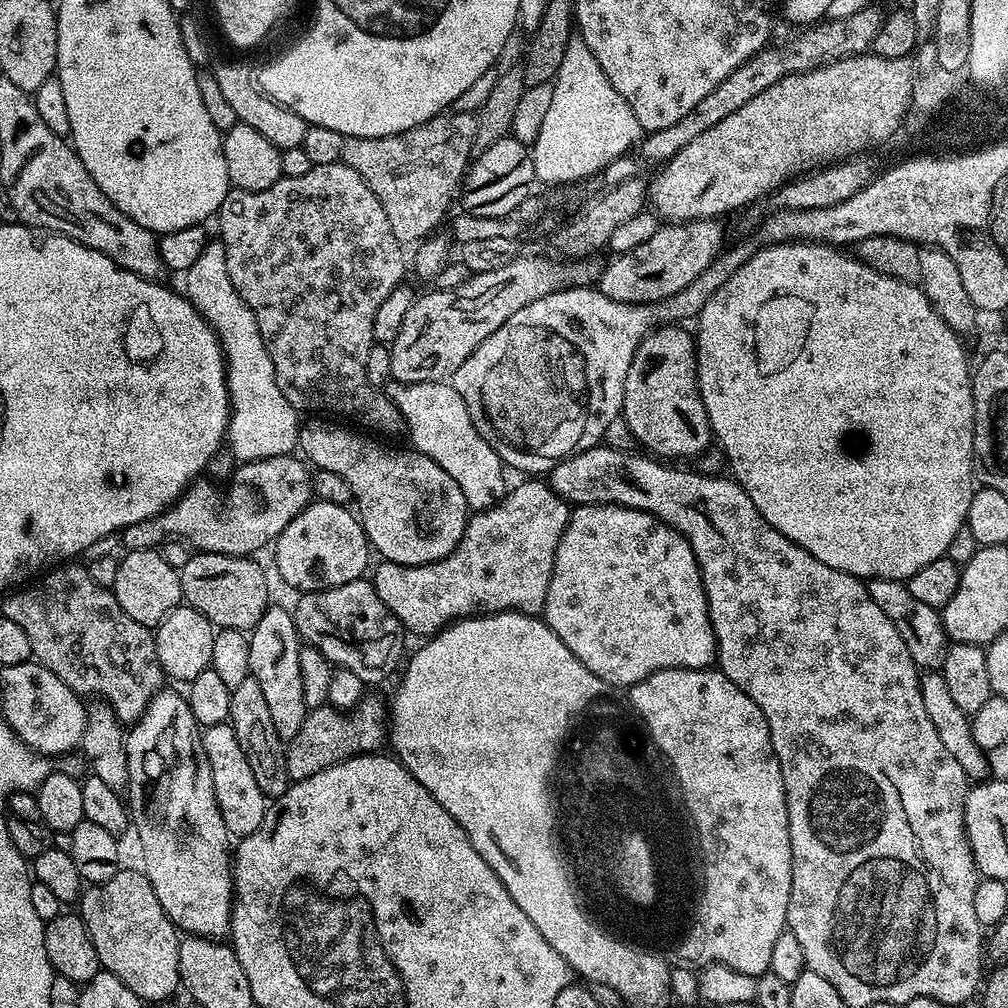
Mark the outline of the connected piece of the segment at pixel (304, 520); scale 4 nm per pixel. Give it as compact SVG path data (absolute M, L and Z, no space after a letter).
M320 500L319 502L313 502L308 507L303 508L301 512L290 522L290 526L286 526L286 530L282 530L282 534L277 536L274 541L274 549L276 548L276 568L280 571L280 576L289 584L292 588L297 588L297 593L303 594L306 592L321 592L327 588L333 588L334 586L342 586L346 582L351 580L361 579L369 571L368 568L368 552L370 556L370 545L368 542L368 535L365 534L364 528L360 525L359 519L343 504L331 504L329 501Z

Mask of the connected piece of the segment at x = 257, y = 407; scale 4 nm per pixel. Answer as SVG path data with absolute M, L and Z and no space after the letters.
M209 242L206 250L202 250L201 256L194 261L194 266L183 273L182 280L188 301L216 331L220 348L224 351L230 405L226 444L233 457L237 461L247 462L295 453L302 427L301 417L282 390L278 390L274 362L270 362L266 342L262 342L254 310L242 302L238 290L234 290L234 282L230 282L223 243Z

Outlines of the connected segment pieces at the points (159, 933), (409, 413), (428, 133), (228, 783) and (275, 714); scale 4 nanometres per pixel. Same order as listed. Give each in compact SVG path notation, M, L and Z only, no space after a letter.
M124 866L114 874L114 878L85 887L78 901L78 914L84 920L86 930L90 930L94 950L98 950L101 969L114 974L114 978L130 986L130 990L134 990L134 994L140 1000L145 1002L172 1000L175 992L181 991L178 962L181 937L166 910L162 910L162 902L158 902L158 894L154 894L154 886L150 886L147 872L143 870L135 872L134 869Z
M426 381L417 384L389 383L386 395L398 406L404 419L406 436L409 436L411 447L417 452L426 454L462 490L468 499L468 507L472 510L491 508L497 500L503 500L506 495L504 488L504 472L506 465L500 455L493 450L490 442L478 434L474 422L470 418L470 410L458 394L455 383L445 381Z
M453 111L452 116L448 115L435 116L416 128L389 136L349 136L342 146L343 164L358 170L366 186L374 190L378 202L382 202L382 210L386 210L386 218L390 218L390 230L394 230L394 238L398 238L401 246L419 245L439 229L436 227L443 222L452 199L457 199L458 189L473 159L476 148L475 115L458 111Z
M231 723L205 727L202 732L204 753L210 762L210 770L214 778L214 794L218 798L218 810L222 810L222 822L226 822L229 837L243 838L254 834L264 824L266 797L258 790L258 782L254 778L254 770L250 770L250 762L246 762L246 750L242 750L242 742L238 742L238 734L234 734Z
M270 606L262 614L258 626L252 629L250 642L250 674L262 686L262 694L266 694L266 706L270 706L270 719L274 721L274 730L281 740L287 742L302 730L302 722L310 709L306 706L306 698L302 698L302 666L300 665L300 649L302 637L296 627L293 613L284 608Z

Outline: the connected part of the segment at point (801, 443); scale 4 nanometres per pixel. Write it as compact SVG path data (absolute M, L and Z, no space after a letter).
M793 242L793 243L791 243L791 244L770 244L770 245L767 245L767 246L764 246L764 247L761 247L761 248L760 248L760 249L759 249L759 250L758 250L758 251L756 251L756 253L755 253L755 254L753 254L753 256L752 256L752 257L750 257L750 258L749 258L749 259L748 259L748 261L746 261L746 262L745 262L745 264L744 264L744 265L743 265L743 266L742 266L742 267L741 267L741 268L739 268L739 270L737 270L737 271L736 271L736 272L735 272L735 273L734 273L734 274L733 274L733 276L732 276L732 277L730 277L730 278L729 278L729 280L728 280L728 281L727 281L727 282L726 282L726 283L724 283L724 284L723 284L723 286L722 286L722 287L720 287L720 289L719 289L719 290L718 290L718 291L717 291L717 292L714 292L714 293L712 293L712 295L711 295L711 296L709 296L709 297L708 297L708 301L706 301L706 303L705 303L705 304L704 304L704 308L703 308L703 309L702 309L702 311L700 311L700 315L699 315L699 317L698 317L698 325L699 325L699 324L700 324L700 329L698 329L698 330L697 330L697 329L695 329L695 332L694 332L694 339L695 339L695 341L696 341L696 377L697 377L697 378L698 378L698 386L699 386L699 387L700 387L700 397L701 397L701 398L702 398L702 402L703 402L703 403L704 403L704 405L705 405L705 406L706 406L706 414L707 414L707 415L708 415L708 421L709 421L709 422L710 422L710 426L711 426L711 427L712 427L712 435L713 435L713 437L714 437L714 440L715 440L715 443L716 443L716 444L717 444L717 445L718 445L718 444L719 444L719 443L720 443L720 445L718 445L718 448L719 448L719 451L720 451L720 452L721 452L721 453L722 453L722 455L723 455L723 457L724 457L724 459L725 459L725 461L726 461L726 464L727 464L727 467L728 467L728 468L729 468L729 469L730 469L730 468L731 468L731 467L732 467L732 472L733 472L733 473L732 473L732 472L731 472L731 475L732 475L732 476L733 476L733 477L734 477L734 479L735 479L735 481L736 481L736 483L737 483L737 484L740 484L740 485L742 485L742 487L744 487L744 489L745 489L745 490L746 490L746 494L747 494L747 495L748 495L748 496L749 496L749 498L751 498L751 500L752 500L752 501L753 501L753 502L754 502L754 506L758 506L758 510L759 510L759 511L760 511L760 513L762 513L762 515L764 515L764 517L765 517L765 518L766 518L766 522L770 522L770 526L774 526L774 527L775 527L775 528L777 528L777 530L779 530L779 532L781 532L781 533L782 533L782 534L786 534L786 538L790 538L790 539L791 539L791 540L793 540L793 541L794 541L794 543L796 543L796 544L797 544L797 545L798 545L798 546L802 546L802 547L803 547L803 548L805 548L805 550L807 550L807 551L808 551L808 552L809 552L809 553L810 553L810 554L814 554L814 558L818 558L818 562L826 562L826 566L834 566L834 570L842 570L842 571L843 571L843 572L845 572L845 573L846 573L846 574L850 574L850 575L851 575L851 576L859 576L859 577L861 577L861 578L863 578L863 579L864 579L864 580L865 580L865 581L870 581L870 580L902 580L902 581L905 581L905 582L907 582L907 580L909 580L909 579L910 579L910 578L911 578L911 576L913 576L913 575L914 575L914 574L918 574L918 570L922 570L922 566L927 566L927 564L928 564L928 563L930 563L930 562L934 562L934 558L938 558L938 557L939 557L939 556L942 556L942 555L945 555L945 553L947 553L947 551L948 551L948 547L949 547L949 546L950 546L950 541L952 541L952 540L953 540L953 539L954 539L954 534L958 534L958 530L959 530L959 529L960 529L960 528L961 528L961 527L962 527L962 526L963 526L963 524L964 524L964 523L966 523L966 521L967 521L967 518L968 518L968 507L969 507L969 506L970 506L970 498L971 498L971 497L972 497L972 493L973 493L973 491L974 491L974 457L973 457L973 454L972 454L972 431L973 431L973 430L974 430L974 398L973 398L973 397L972 397L972 377L973 377L973 373L972 373L972 372L971 372L971 371L970 371L970 364L969 364L969 368L968 368L968 352L967 352L967 350L966 350L966 349L964 349L964 344L963 344L963 342L962 342L962 341L960 341L960 340L963 340L963 339L962 339L962 336L961 336L961 333L958 333L958 332L955 332L955 331L954 331L954 330L953 330L953 328L951 328L951 326L950 326L950 325L949 325L949 324L947 324L947 322L945 322L945 321L944 321L944 319L943 319L943 318L942 318L942 317L940 317L940 315L938 315L938 314L937 314L937 313L936 313L936 307L934 307L934 305L932 305L932 304L931 304L931 303L930 303L930 302L929 302L929 300L928 300L928 299L927 299L927 298L926 298L926 294L925 294L925 293L924 293L924 290L923 290L923 288L921 288L921 287L919 287L919 286L917 286L917 285L914 285L914 284L907 284L907 283L906 283L906 282L902 282L902 281L901 281L901 280L899 280L899 279L898 279L898 278L890 278L890 277L889 277L889 276L883 276L883 275L882 275L882 274L881 274L881 273L880 273L880 272L879 272L879 271L878 271L878 270L874 270L874 269L873 269L873 268L871 268L871 266L870 266L870 265L869 265L869 264L866 264L866 263L864 263L864 261L863 261L863 260L861 260L861 259L859 259L859 258L857 258L857 257L856 257L856 256L855 256L855 255L852 255L852 256L853 256L853 257L852 257L852 256L847 256L847 254L846 254L846 253L844 253L844 252L847 252L847 251L844 251L844 250L841 250L841 249L840 249L840 248L839 248L839 247L836 247L836 246L833 246L833 245L831 245L831 244L823 244L823 243L821 243L821 242Z

